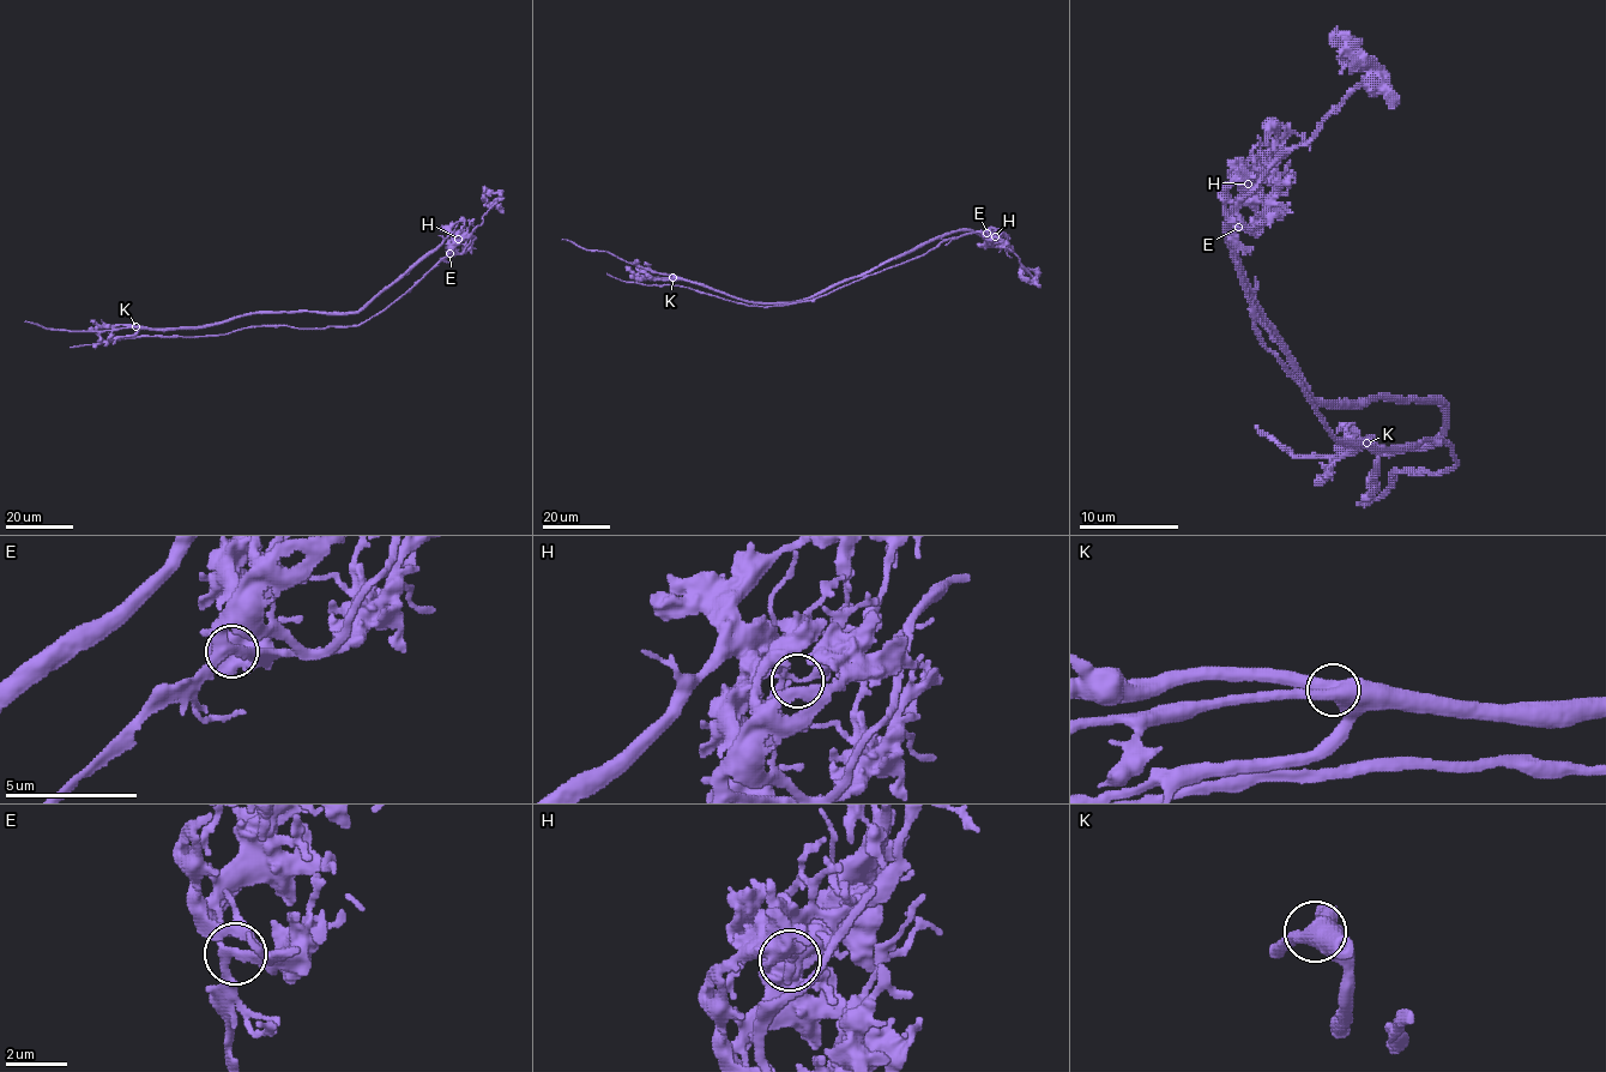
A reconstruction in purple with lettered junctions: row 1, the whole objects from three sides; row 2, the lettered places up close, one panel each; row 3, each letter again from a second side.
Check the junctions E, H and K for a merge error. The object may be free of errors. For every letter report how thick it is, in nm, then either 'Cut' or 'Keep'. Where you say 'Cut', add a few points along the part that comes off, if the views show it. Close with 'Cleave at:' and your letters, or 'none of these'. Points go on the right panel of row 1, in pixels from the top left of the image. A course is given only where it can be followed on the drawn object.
E: Thickness 240 nm. Keep
H: Thickness 200 nm. Cut. Course of the part to remove: (1248, 182), (1225, 187), (1225, 215), (1260, 342), (1336, 440), (1436, 440), (1456, 461), (1396, 470), (1357, 505)
K: Thickness 480 nm. Keep
Cleave at: H

